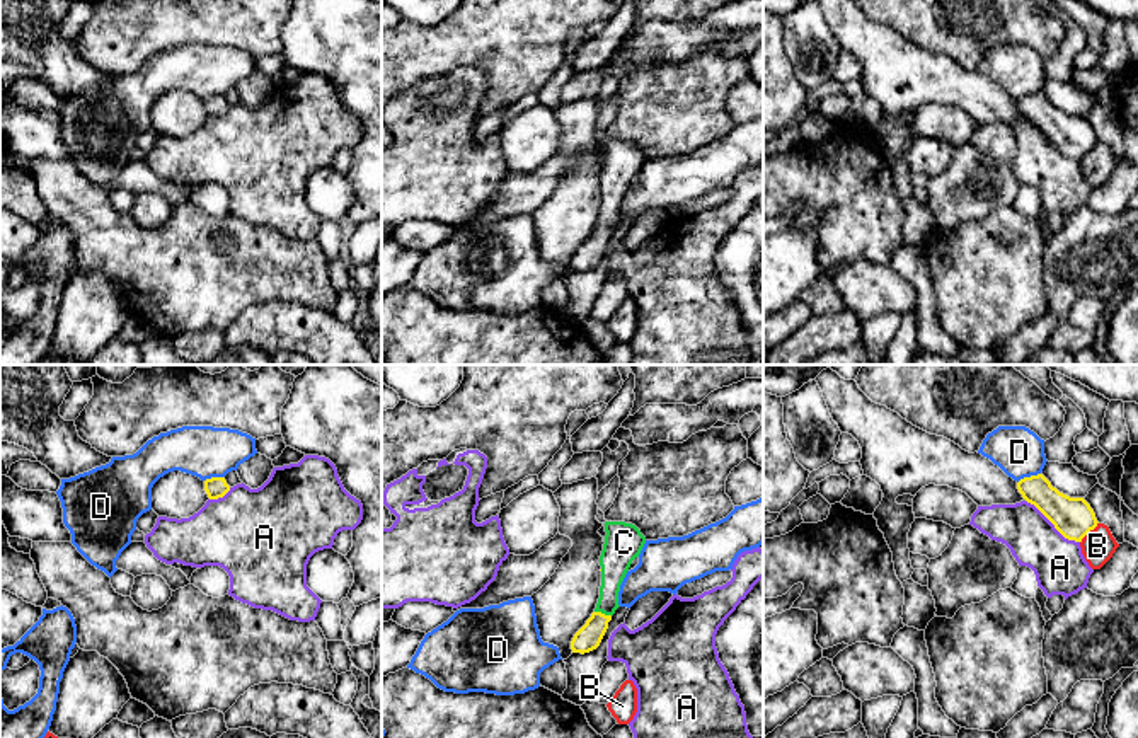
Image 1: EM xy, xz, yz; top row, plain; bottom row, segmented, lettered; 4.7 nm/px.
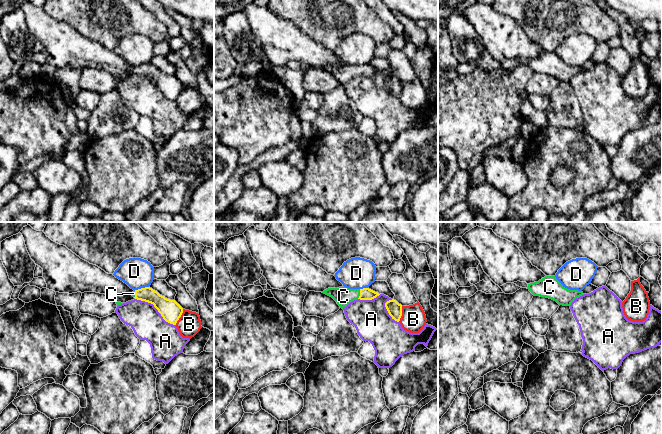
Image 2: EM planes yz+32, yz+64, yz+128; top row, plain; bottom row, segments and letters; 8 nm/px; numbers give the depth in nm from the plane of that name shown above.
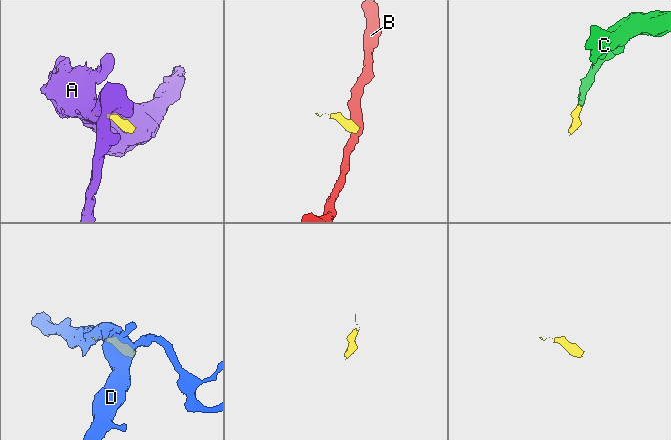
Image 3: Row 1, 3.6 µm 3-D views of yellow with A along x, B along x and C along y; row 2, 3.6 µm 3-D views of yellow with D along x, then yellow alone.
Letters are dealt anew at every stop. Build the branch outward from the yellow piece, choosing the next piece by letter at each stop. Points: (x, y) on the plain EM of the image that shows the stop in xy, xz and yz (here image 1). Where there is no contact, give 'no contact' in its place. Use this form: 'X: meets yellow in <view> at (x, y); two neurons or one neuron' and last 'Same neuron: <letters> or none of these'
A: meets yellow in yz at (1053, 142); two neurons
B: meets yellow in yz at (1089, 149); two neurons
C: meets yellow in xz at (603, 232); one neuron
D: meets yellow in yz at (1028, 96); two neurons
Same neuron: C

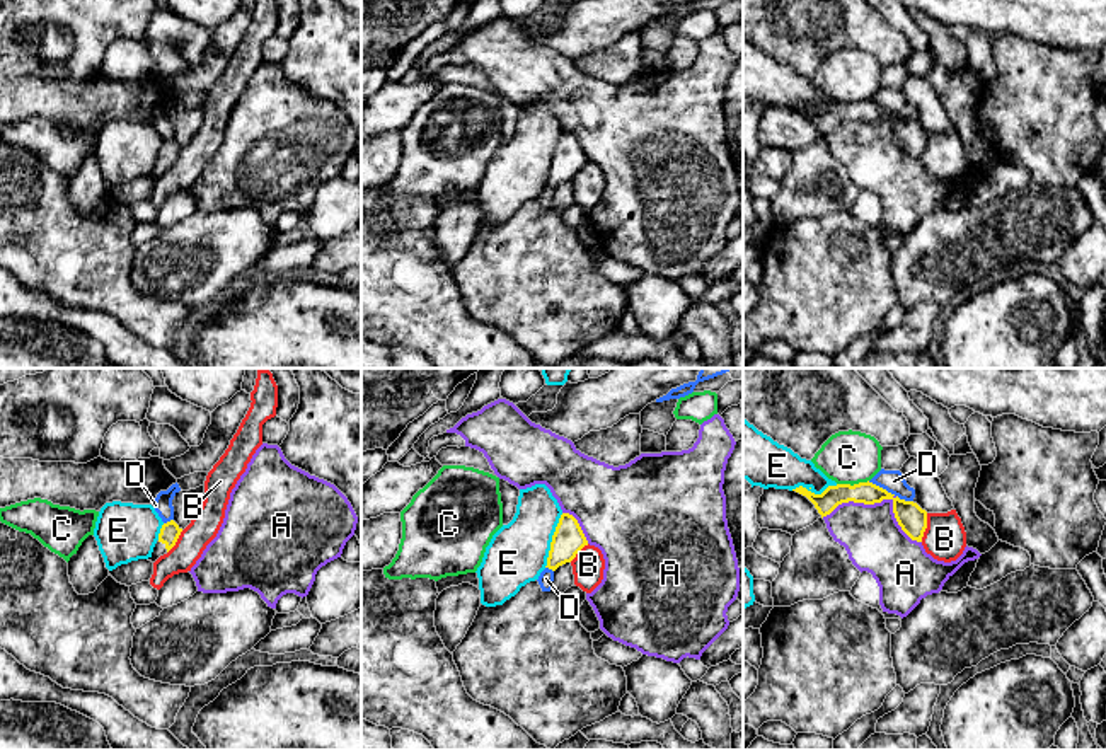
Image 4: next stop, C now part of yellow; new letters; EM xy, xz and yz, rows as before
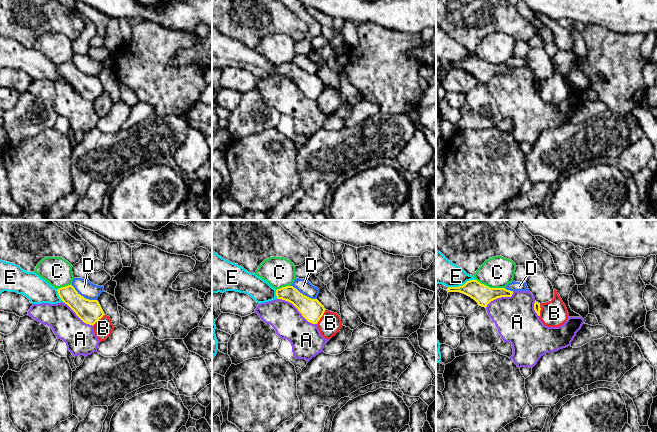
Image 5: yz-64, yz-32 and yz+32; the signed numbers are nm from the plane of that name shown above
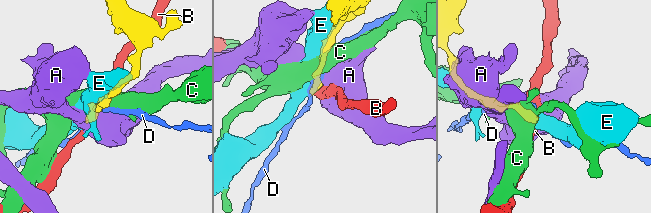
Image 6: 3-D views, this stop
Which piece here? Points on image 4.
A: meets yellow in yz at (880, 120); two neurons
B: meets yellow in yz at (926, 145); two neurons
C: meets yellow in yz at (854, 103); two neurons
D: meets yellow in yz at (890, 111); two neurons
E: meets yellow in xz at (552, 159); two neurons
Same neuron: none of these

